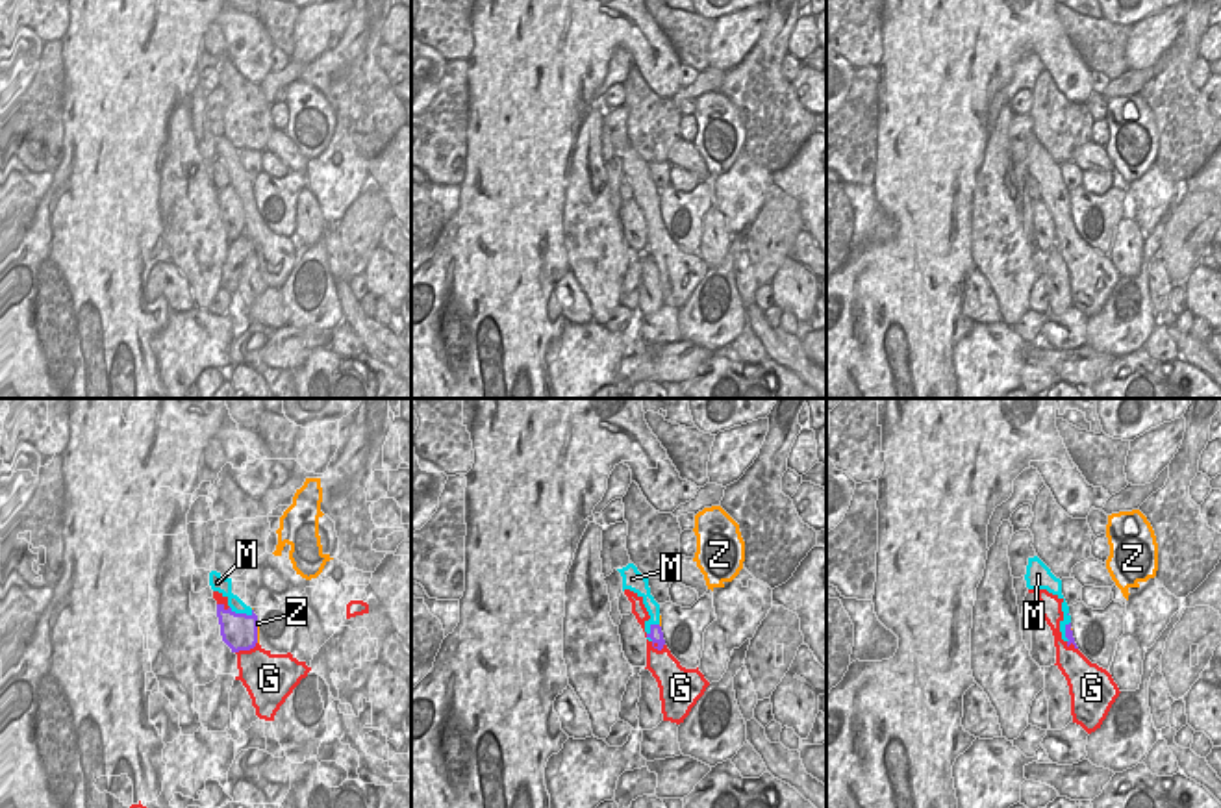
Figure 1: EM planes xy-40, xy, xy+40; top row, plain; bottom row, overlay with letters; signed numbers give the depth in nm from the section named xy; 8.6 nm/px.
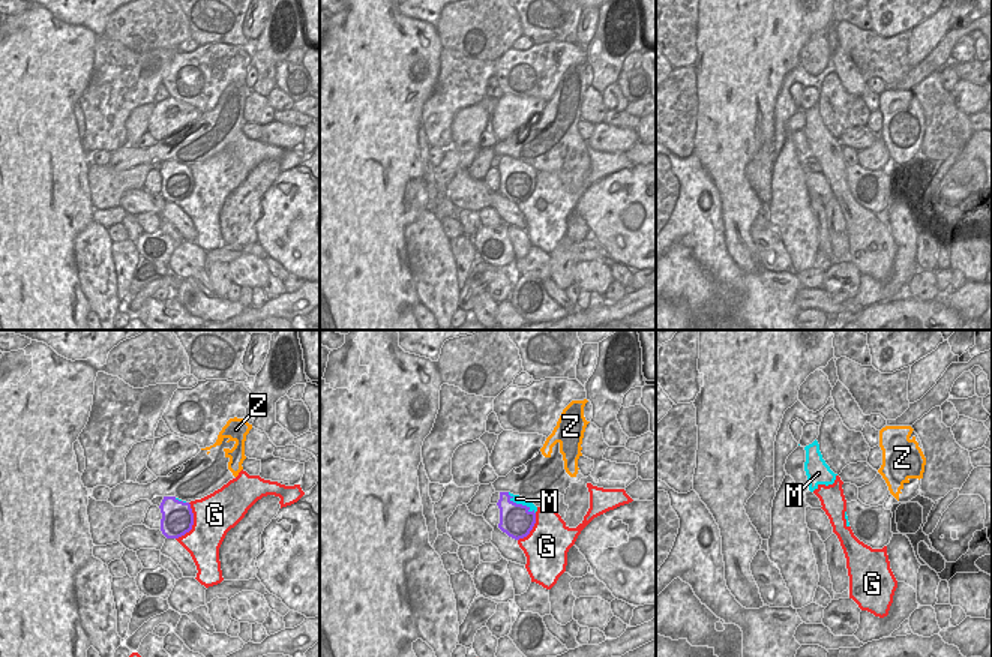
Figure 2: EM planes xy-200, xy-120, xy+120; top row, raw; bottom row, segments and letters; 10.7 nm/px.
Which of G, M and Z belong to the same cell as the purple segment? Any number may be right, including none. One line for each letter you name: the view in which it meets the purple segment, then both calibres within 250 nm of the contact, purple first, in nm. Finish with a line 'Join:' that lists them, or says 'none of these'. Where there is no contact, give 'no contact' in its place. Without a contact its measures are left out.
Z: xy-40 | 320/30 nm
Join: Z

